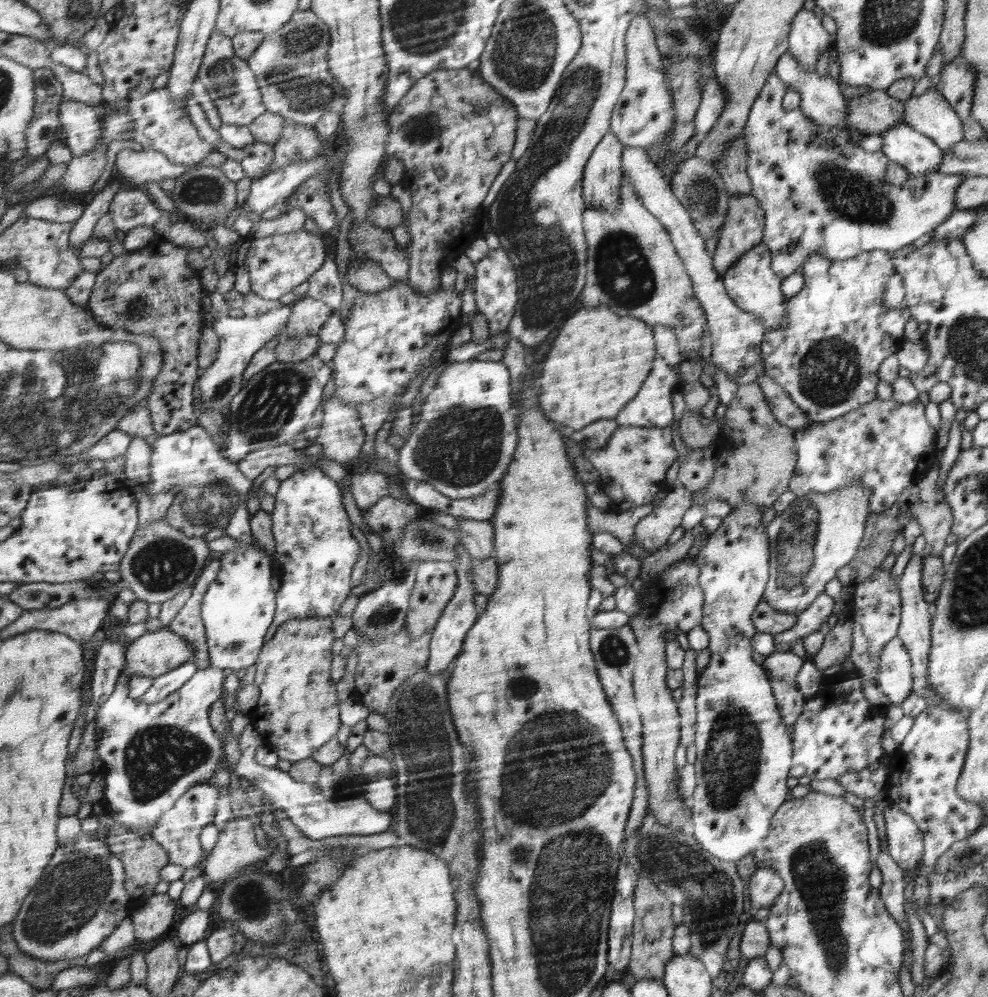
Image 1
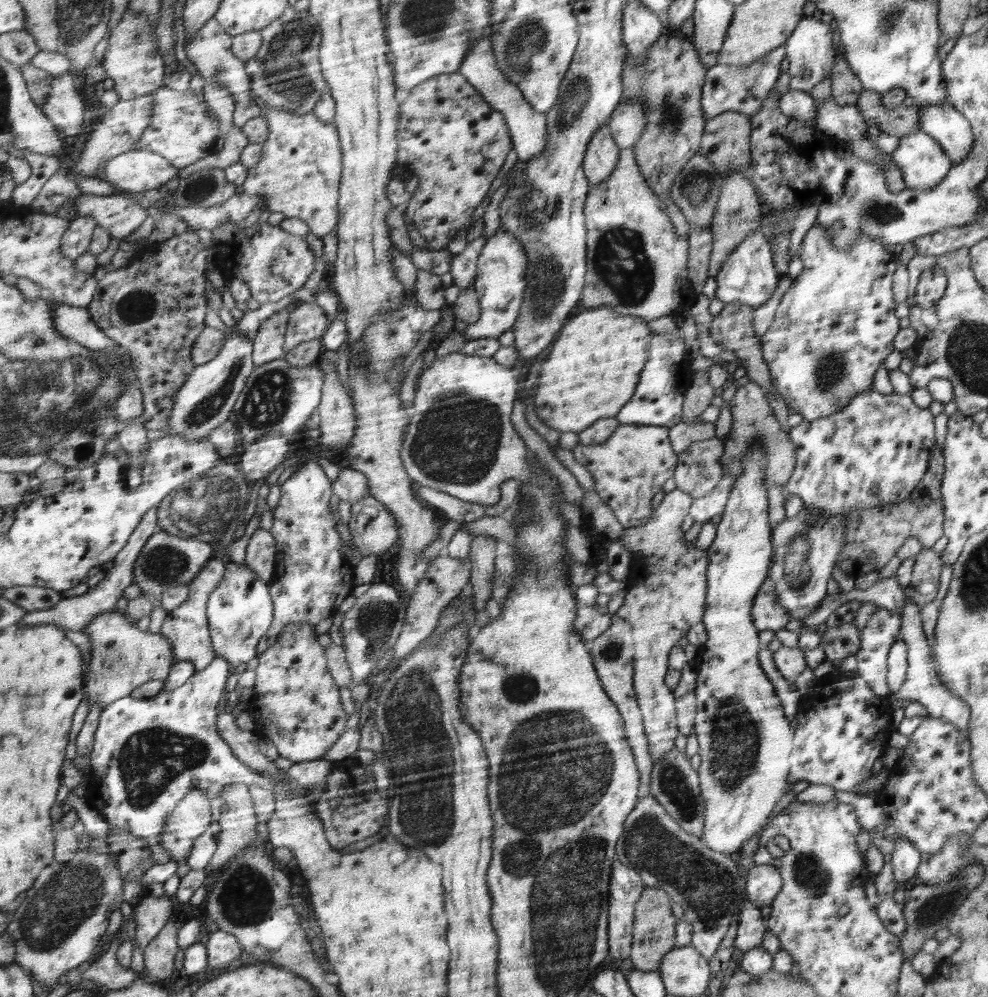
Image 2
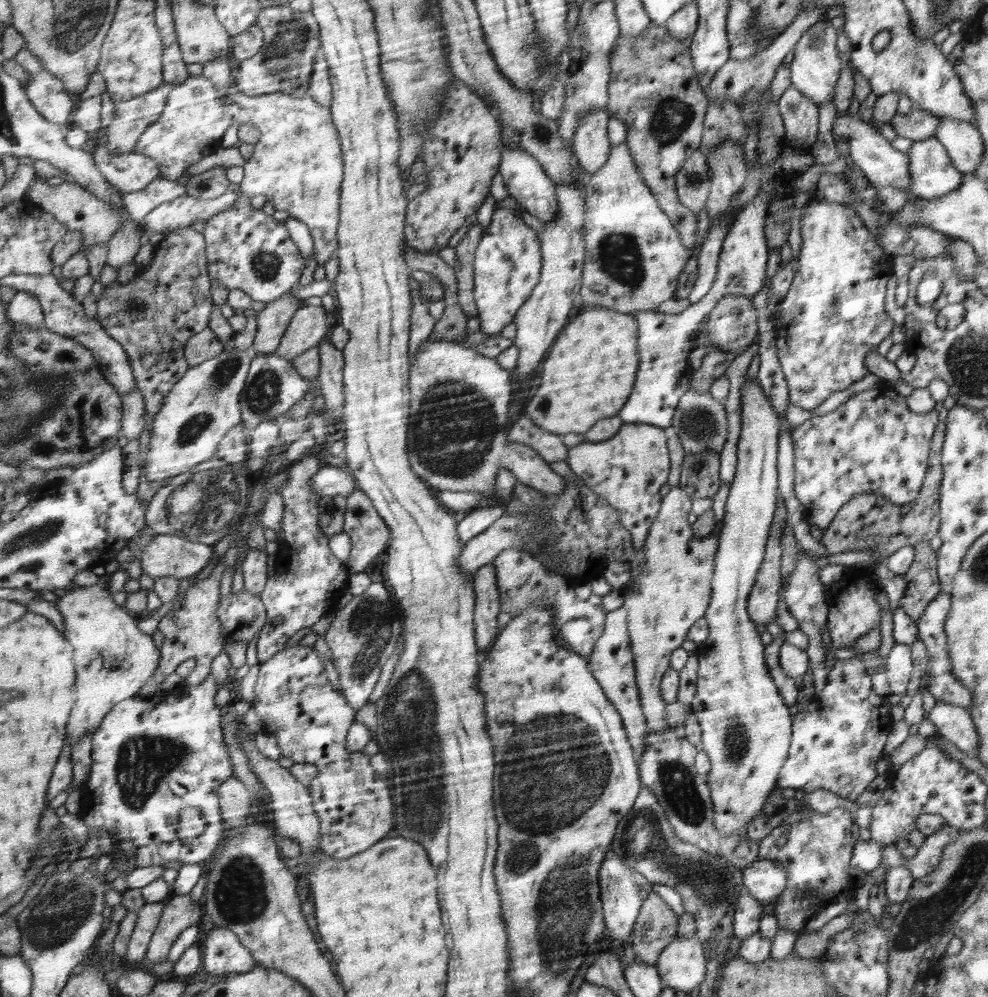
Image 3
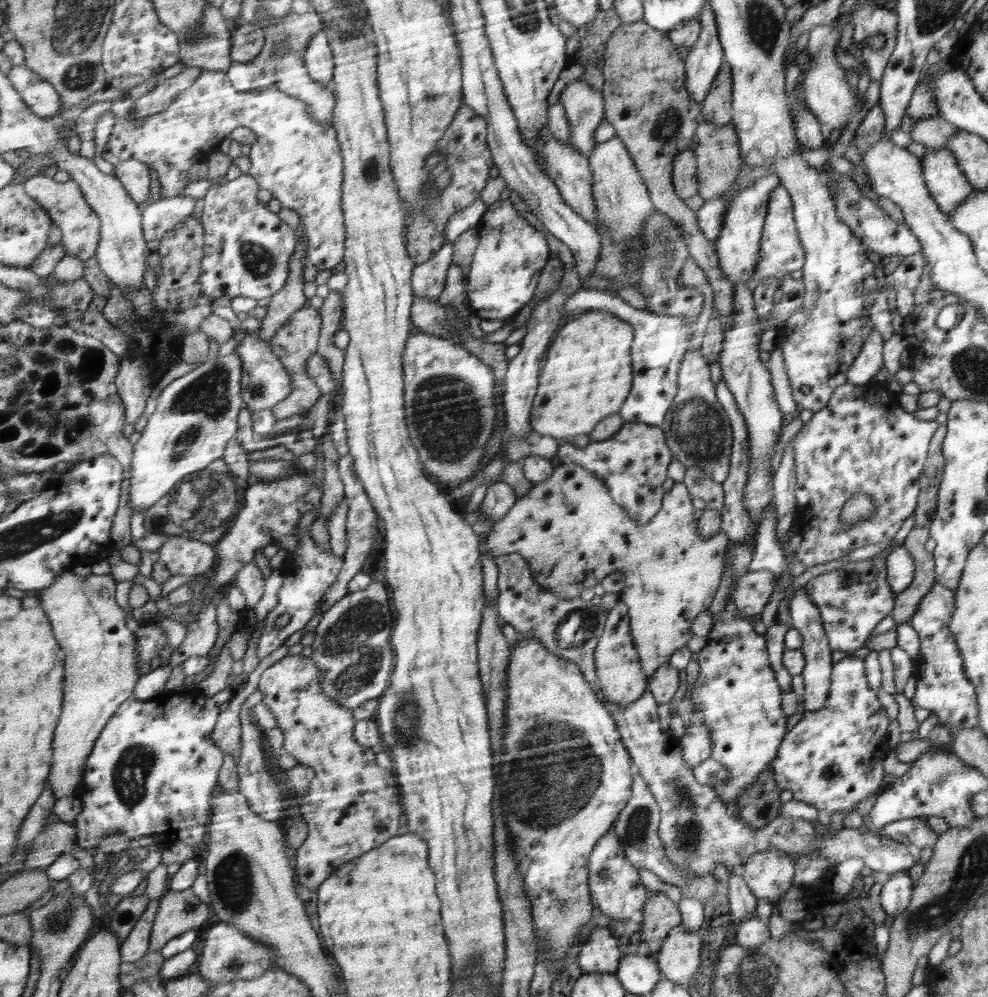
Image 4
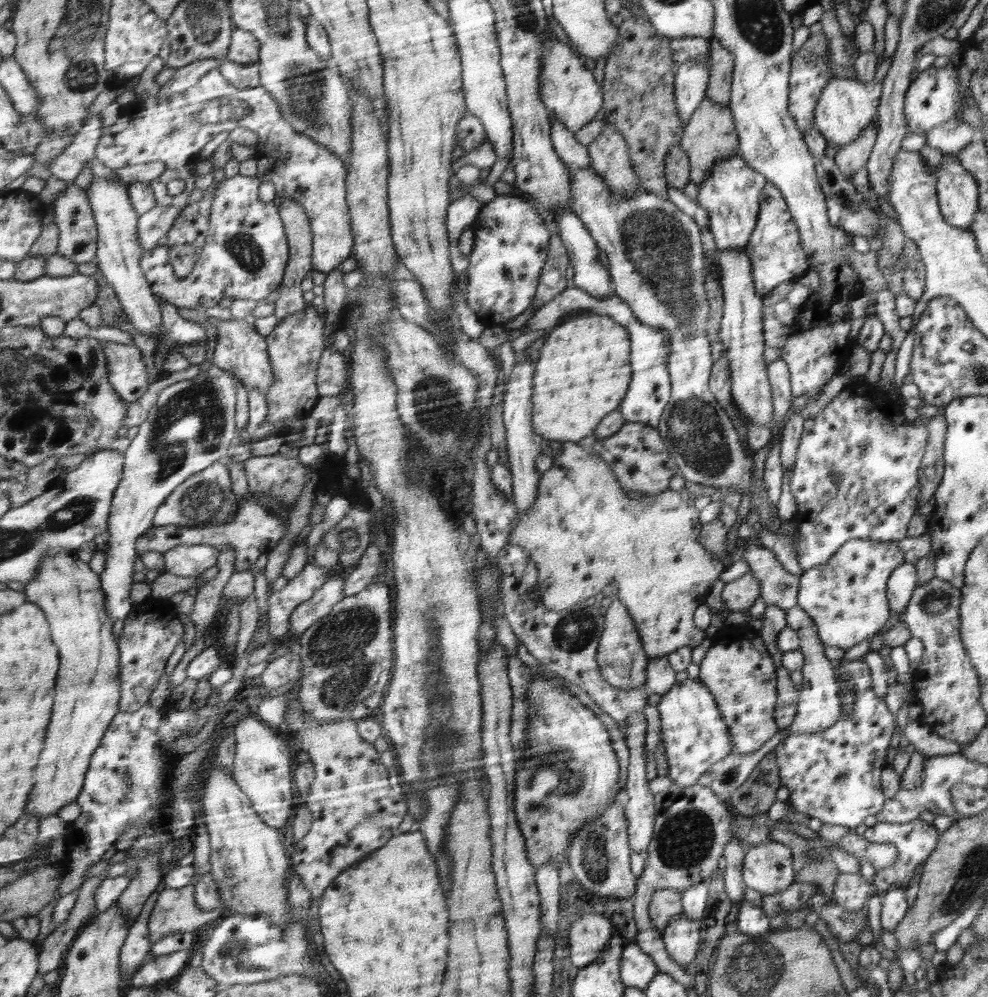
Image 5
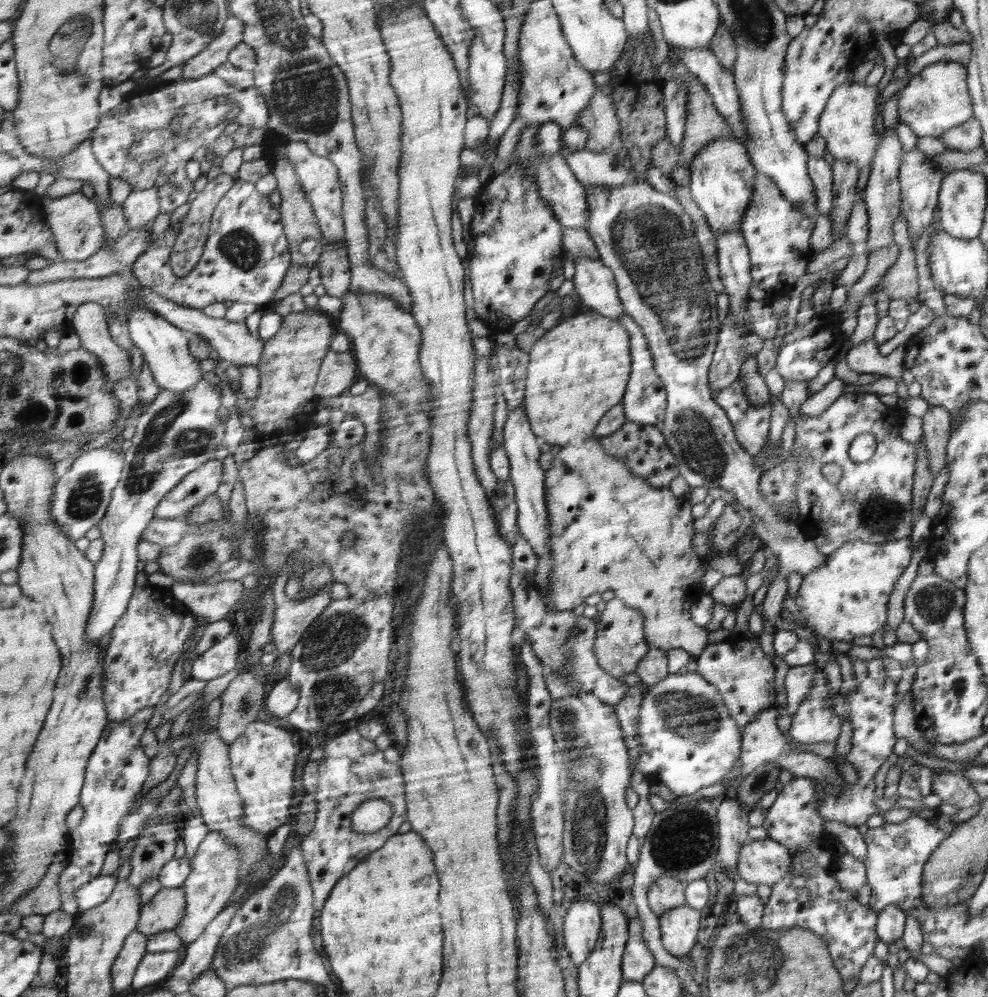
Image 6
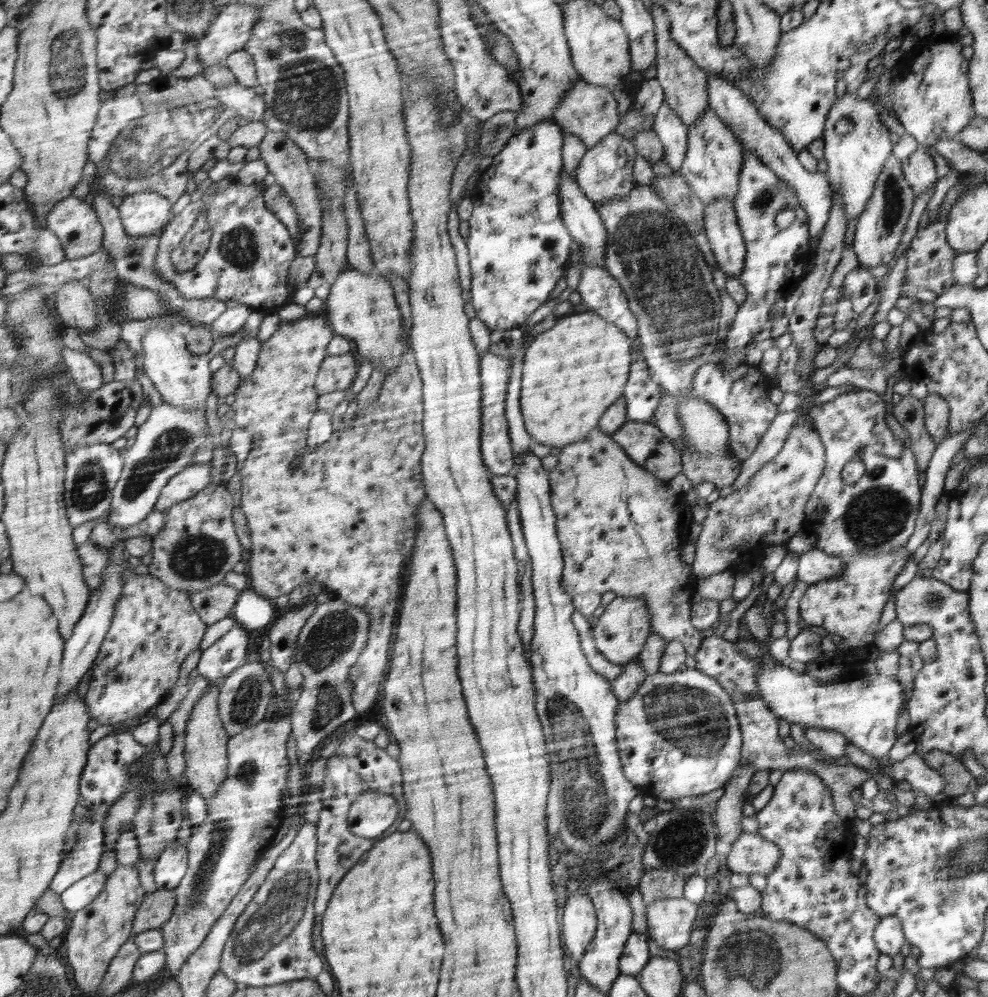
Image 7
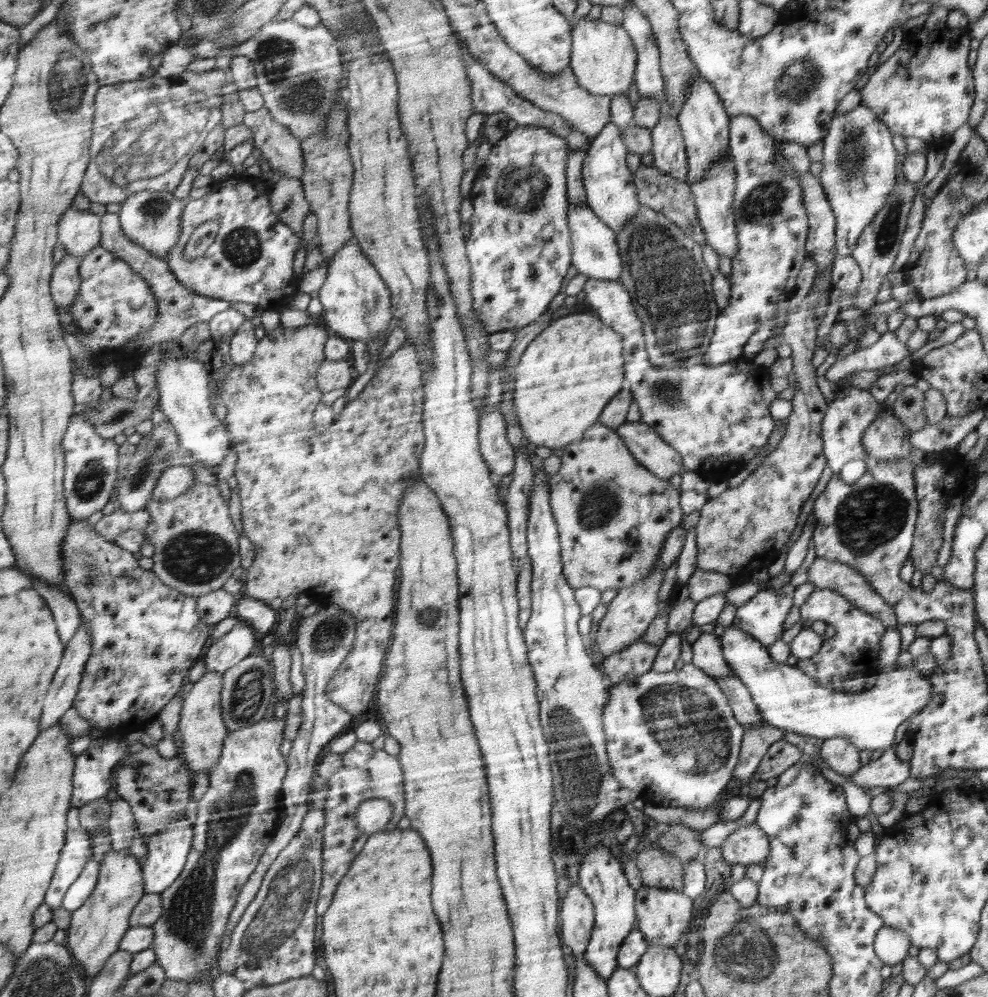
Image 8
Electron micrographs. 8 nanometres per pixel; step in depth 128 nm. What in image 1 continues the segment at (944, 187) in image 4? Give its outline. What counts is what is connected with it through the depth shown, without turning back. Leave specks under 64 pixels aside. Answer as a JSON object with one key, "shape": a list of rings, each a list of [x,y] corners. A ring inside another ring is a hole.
{"shape":[[[905,123],[879,133],[882,137],[882,152],[888,161],[901,164],[909,172],[909,178],[939,171],[945,152],[925,133],[912,129]]]}

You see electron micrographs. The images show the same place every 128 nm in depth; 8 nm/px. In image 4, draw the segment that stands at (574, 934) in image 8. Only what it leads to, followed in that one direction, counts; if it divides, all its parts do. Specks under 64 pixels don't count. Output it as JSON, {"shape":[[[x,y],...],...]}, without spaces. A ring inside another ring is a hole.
{"shape":[[[606,927],[594,928],[590,939],[583,946],[578,946],[578,965],[585,974],[591,973],[607,973],[616,975],[618,968],[621,965],[621,960],[624,955],[618,950],[617,940],[614,938]]]}

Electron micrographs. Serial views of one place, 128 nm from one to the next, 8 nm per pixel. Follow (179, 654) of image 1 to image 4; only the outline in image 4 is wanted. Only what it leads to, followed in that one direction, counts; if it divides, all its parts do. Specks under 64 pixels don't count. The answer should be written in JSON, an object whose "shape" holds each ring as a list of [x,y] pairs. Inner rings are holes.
{"shape":[[[73,570],[63,573],[48,589],[42,589],[38,594],[41,606],[49,612],[54,628],[58,632],[60,644],[69,652],[66,661],[65,703],[58,728],[56,740],[56,766],[50,784],[56,788],[58,798],[62,799],[81,789],[82,773],[87,767],[90,756],[96,748],[102,732],[109,726],[110,720],[117,714],[119,708],[131,697],[135,696],[138,683],[141,682],[137,632],[128,628],[128,617],[131,616],[125,608],[116,602],[116,590],[119,580],[113,573],[103,576],[95,573],[82,577]]]}

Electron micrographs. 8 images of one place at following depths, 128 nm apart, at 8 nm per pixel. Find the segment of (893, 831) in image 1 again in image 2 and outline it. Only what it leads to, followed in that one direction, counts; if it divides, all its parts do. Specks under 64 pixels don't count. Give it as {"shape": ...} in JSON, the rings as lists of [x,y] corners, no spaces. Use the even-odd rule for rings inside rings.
{"shape":[[[898,837],[892,853],[891,865],[894,881],[900,885],[908,885],[908,879],[917,874],[917,868],[925,856],[918,851],[916,845],[908,837]]]}

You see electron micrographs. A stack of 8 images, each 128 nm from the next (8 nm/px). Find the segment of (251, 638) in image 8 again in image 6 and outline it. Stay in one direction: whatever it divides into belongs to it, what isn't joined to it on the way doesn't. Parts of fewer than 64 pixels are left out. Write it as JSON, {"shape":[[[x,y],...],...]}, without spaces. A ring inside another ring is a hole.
{"shape":[[[232,631],[211,649],[196,658],[191,671],[192,677],[206,681],[220,678],[238,666],[240,655],[244,655],[242,638],[239,632]]]}

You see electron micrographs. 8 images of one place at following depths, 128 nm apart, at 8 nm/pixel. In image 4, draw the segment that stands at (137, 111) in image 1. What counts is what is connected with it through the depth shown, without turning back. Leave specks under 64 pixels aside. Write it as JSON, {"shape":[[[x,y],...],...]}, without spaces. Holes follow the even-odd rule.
{"shape":[[[208,70],[194,86],[180,93],[180,96],[165,112],[153,115],[142,124],[135,124],[131,119],[136,100],[125,96],[112,105],[110,111],[115,116],[115,124],[107,141],[102,156],[106,161],[117,165],[130,159],[142,160],[159,173],[162,181],[162,198],[181,195],[190,180],[188,174],[194,164],[211,160],[211,155],[218,150],[220,144],[231,136],[237,128],[248,127],[257,134],[256,142],[250,145],[250,169],[248,176],[255,177],[264,190],[270,190],[273,203],[279,208],[296,210],[305,227],[308,240],[308,261],[316,270],[333,270],[344,260],[345,228],[344,209],[342,208],[344,194],[343,158],[341,145],[337,139],[337,129],[327,122],[315,121],[310,116],[309,105],[298,97],[276,88],[266,88],[260,91],[239,91],[227,72]]]}

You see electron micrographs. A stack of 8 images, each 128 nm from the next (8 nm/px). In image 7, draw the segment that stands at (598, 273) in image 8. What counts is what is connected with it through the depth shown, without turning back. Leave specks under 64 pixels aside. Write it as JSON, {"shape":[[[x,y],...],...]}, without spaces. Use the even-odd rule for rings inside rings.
{"shape":[[[564,170],[562,171],[561,178],[562,220],[566,220],[569,231],[572,233],[574,240],[577,241],[584,255],[580,267],[586,265],[602,265],[602,267],[605,267],[605,252],[607,250],[607,242],[609,242],[609,234],[605,228],[601,214],[596,204],[585,195],[581,185],[577,183],[574,177],[571,177]]]}

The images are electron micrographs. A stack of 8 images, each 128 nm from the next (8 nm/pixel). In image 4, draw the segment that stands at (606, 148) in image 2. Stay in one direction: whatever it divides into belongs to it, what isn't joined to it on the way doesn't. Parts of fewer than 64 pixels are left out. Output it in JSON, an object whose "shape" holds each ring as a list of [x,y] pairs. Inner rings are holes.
{"shape":[[[576,78],[561,91],[560,101],[570,126],[572,146],[585,157],[597,147],[594,132],[605,121],[605,100],[586,80]]]}

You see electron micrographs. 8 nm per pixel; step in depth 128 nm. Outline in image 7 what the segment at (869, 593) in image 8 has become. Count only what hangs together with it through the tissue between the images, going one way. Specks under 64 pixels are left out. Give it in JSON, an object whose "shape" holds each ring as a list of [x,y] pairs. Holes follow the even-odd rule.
{"shape":[[[813,546],[806,552],[792,552],[787,549],[787,554],[798,556],[797,580],[808,584],[817,583],[822,579],[836,579],[846,570],[846,562],[839,556],[832,556]]]}

